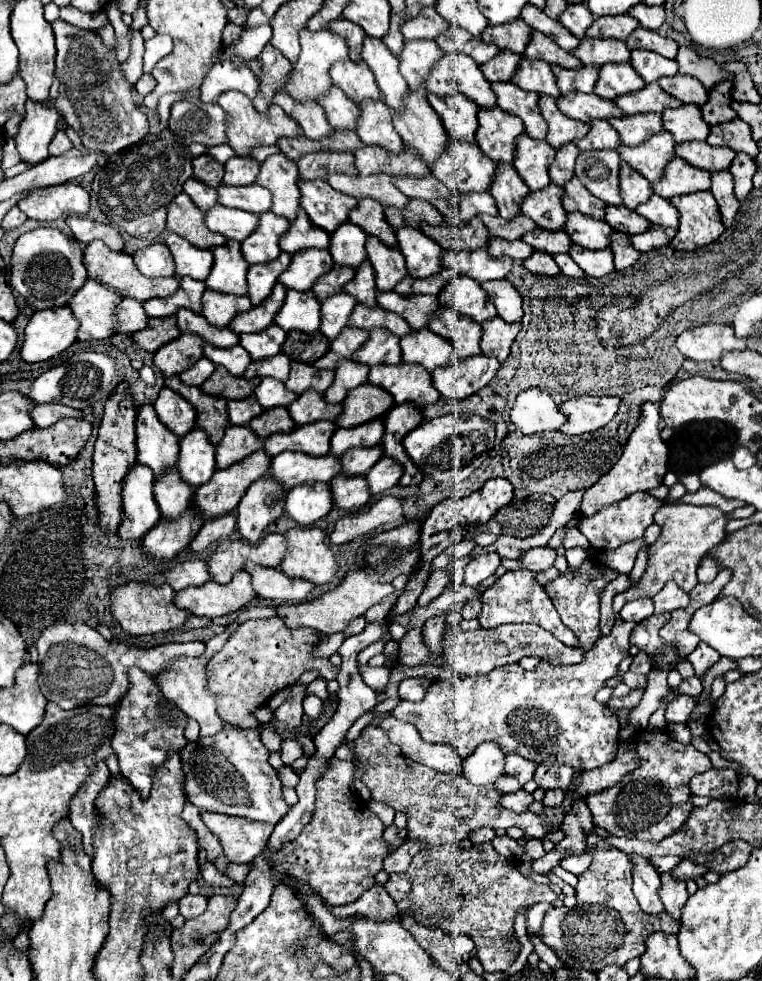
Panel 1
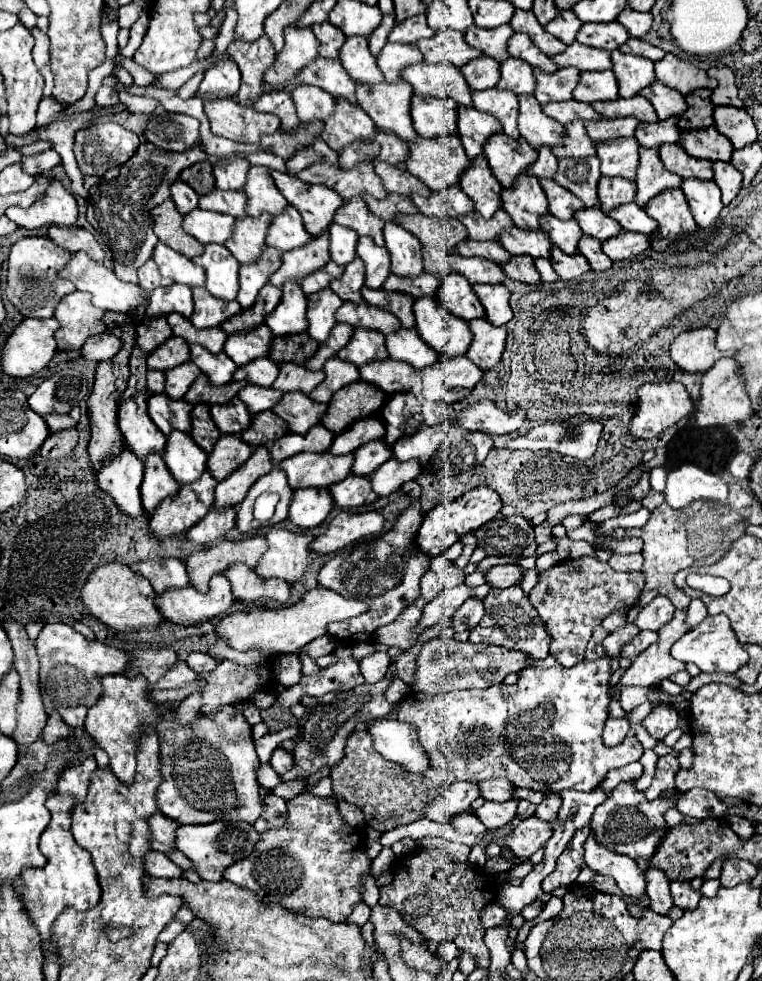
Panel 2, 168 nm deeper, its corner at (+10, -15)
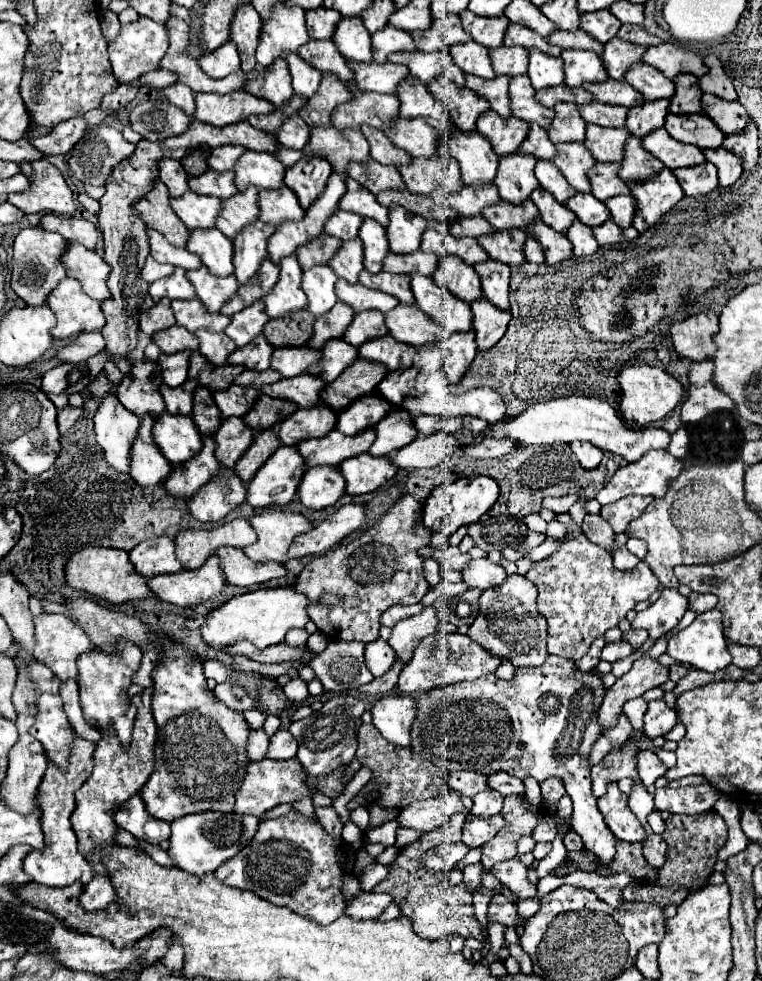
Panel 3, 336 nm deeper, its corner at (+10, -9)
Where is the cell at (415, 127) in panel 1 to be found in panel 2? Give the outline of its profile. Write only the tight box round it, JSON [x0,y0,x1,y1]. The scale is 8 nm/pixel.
[356,79,416,143]

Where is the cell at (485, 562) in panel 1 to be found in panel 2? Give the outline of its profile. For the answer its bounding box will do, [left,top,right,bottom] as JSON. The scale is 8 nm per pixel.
[418,585,470,631]

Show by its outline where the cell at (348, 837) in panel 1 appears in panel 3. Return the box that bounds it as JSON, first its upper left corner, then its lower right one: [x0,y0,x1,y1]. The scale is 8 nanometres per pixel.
[214,809,346,925]

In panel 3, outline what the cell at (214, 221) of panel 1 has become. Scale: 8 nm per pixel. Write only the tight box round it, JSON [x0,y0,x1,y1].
[172,191,222,231]

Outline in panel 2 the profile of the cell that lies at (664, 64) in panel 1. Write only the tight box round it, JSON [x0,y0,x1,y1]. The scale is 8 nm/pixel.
[612,51,654,97]

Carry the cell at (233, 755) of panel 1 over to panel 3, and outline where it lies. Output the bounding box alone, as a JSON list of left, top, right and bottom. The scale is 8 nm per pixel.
[140,637,250,821]

